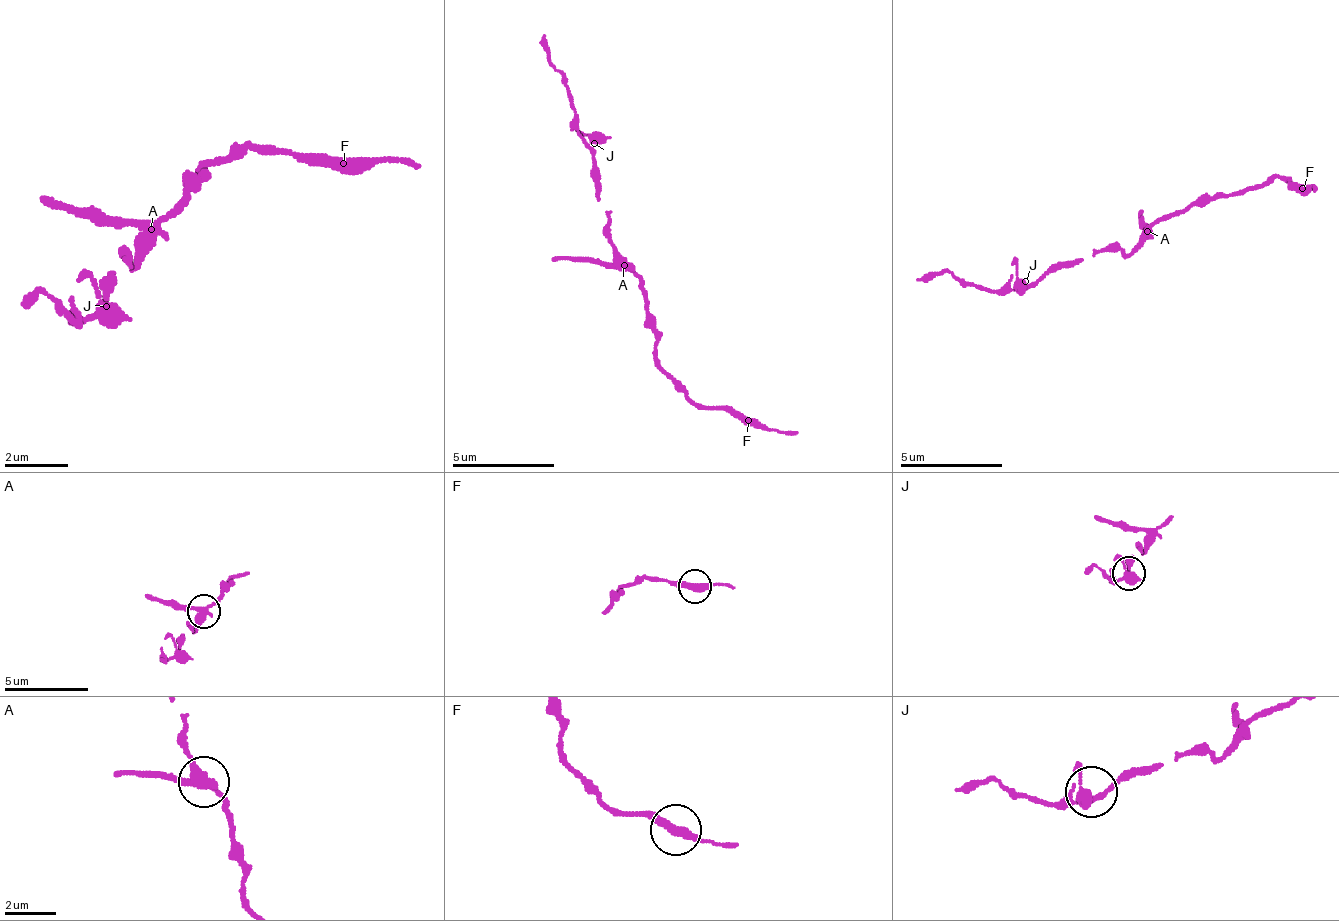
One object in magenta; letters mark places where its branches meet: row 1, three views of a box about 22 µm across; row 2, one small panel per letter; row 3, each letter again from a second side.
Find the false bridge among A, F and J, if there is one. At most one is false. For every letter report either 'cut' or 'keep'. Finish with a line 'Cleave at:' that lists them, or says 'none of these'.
A: cut
F: keep
J: keep
Cleave at: A

